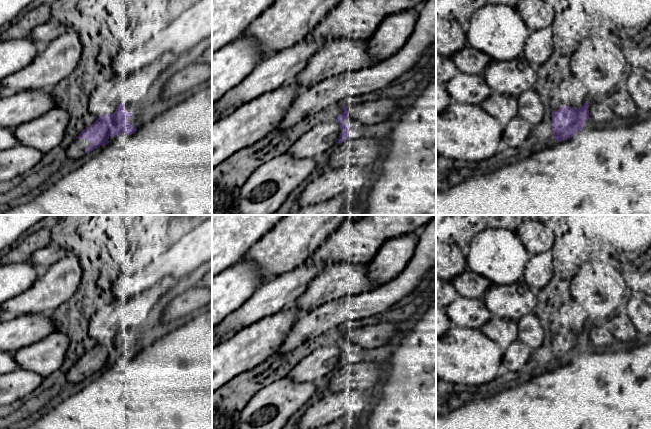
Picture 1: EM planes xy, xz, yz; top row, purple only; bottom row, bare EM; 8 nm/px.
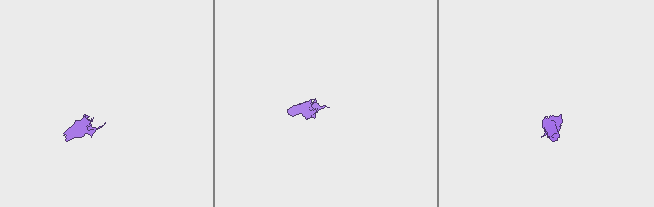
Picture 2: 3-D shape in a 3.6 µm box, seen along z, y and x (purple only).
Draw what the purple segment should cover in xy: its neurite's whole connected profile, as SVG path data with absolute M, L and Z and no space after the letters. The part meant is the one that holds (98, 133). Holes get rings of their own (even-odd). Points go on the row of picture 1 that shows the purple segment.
M120 104L113 114L103 114L86 127L71 143L65 152L65 161L79 159L94 149L109 143L111 136L117 137L121 133L134 134L137 129L130 123L133 112L128 112L124 104Z

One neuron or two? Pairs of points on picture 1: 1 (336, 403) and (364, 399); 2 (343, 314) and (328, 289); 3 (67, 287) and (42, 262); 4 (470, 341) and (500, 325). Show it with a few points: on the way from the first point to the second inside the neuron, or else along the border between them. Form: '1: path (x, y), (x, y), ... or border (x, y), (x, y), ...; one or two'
1: path (343, 403), (357, 401); one
2: border (340, 297), (332, 300); two
3: border (57, 260), (50, 266); two
4: border (480, 329), (502, 348); two

